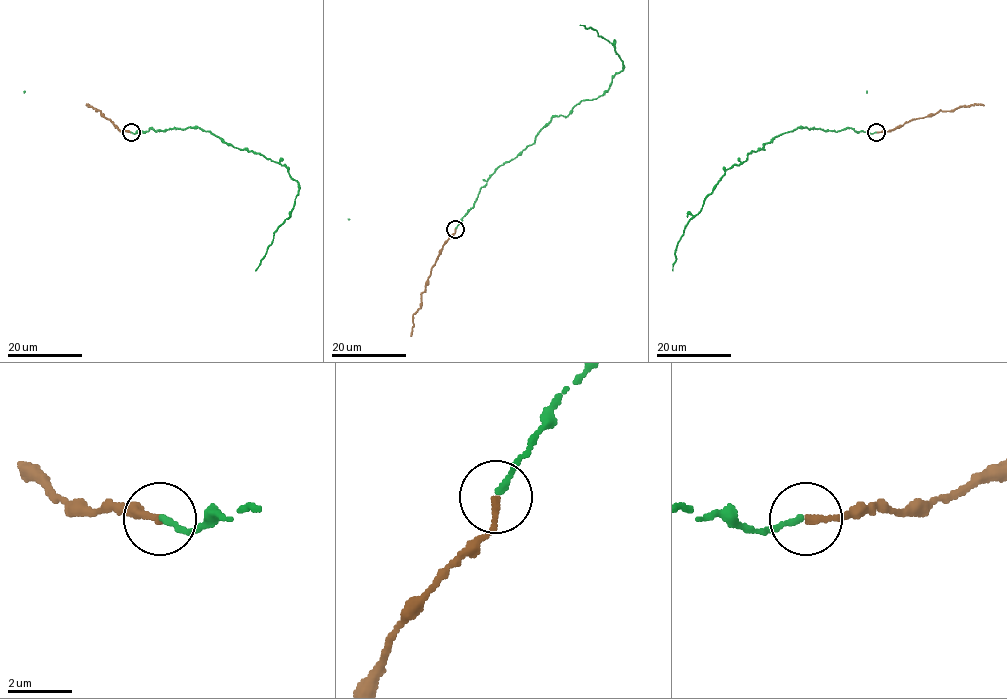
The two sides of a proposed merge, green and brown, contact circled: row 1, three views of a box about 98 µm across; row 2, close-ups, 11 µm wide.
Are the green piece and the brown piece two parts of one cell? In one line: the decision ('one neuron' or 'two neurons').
one neuron

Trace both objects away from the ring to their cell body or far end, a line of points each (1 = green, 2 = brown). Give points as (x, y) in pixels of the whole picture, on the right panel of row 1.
1: (876, 132), (797, 128), (748, 153), (689, 219), (672, 270)
2: (876, 132), (891, 131), (938, 111), (983, 105)

